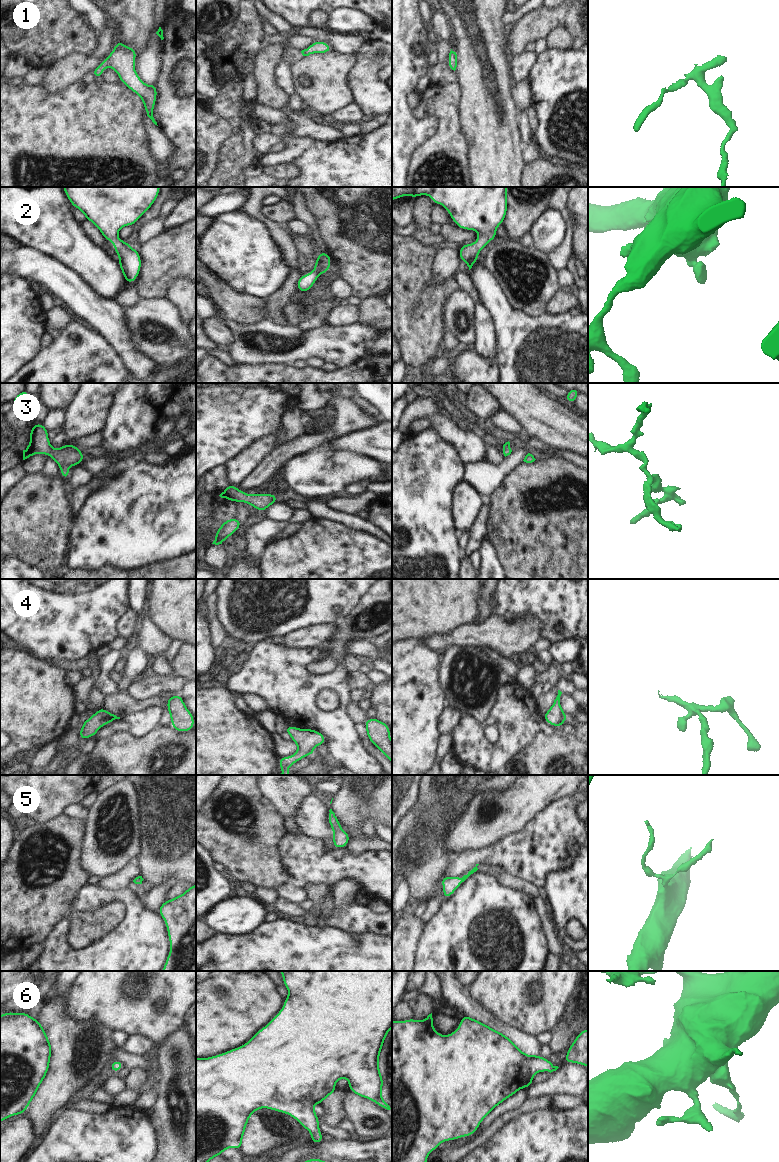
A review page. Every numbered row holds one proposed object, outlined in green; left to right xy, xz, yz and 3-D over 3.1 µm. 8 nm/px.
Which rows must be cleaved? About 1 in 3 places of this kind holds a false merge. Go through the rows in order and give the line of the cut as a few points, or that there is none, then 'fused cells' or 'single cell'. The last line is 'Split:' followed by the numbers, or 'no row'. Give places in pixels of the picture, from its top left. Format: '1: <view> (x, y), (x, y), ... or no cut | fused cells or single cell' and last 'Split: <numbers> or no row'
1: no cut | single cell
2: no cut | single cell
3: no cut | single cell
4: no cut | single cell
5: no cut | single cell
6: no cut | single cell
Split: no row

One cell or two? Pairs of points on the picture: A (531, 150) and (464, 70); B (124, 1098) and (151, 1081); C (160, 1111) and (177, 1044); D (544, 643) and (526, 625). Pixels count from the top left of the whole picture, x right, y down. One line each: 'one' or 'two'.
A: two
B: one
C: one
D: two

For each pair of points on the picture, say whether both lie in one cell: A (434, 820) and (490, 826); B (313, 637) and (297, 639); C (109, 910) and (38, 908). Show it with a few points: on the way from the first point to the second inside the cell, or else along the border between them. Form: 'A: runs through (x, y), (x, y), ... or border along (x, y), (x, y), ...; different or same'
A: border along (463, 807), (443, 822), (439, 836), (440, 844); different
B: runs through (309, 637), (301, 639); same
C: runs through (91, 915), (76, 915), (67, 908), (56, 908); same

